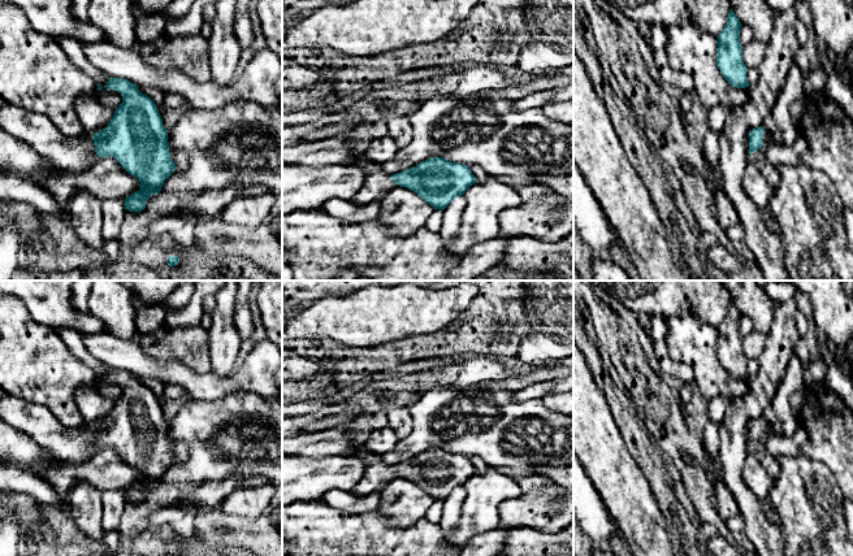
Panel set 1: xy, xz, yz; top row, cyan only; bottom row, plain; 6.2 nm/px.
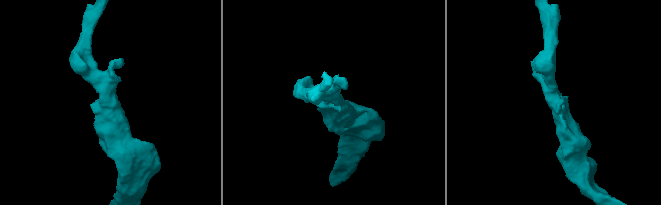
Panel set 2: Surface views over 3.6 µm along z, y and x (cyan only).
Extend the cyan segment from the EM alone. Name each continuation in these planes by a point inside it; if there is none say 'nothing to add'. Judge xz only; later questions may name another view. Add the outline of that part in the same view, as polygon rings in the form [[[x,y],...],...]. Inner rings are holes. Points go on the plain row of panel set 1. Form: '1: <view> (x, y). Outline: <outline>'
1: xz (377, 474). Outline: [[[358,449],[352,456],[361,459],[367,465],[361,479],[354,487],[351,494],[355,496],[367,496],[376,491],[384,490],[398,475],[391,466],[385,464],[381,456]]]

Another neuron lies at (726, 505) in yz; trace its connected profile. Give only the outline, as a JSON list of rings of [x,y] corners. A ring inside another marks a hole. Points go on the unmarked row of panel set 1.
[[[714,482],[714,494],[716,496],[716,512],[724,522],[739,514],[737,503],[726,482]]]

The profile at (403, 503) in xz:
[[[397,477],[382,491],[378,512],[394,527],[411,527],[425,518],[434,499],[416,483]]]

